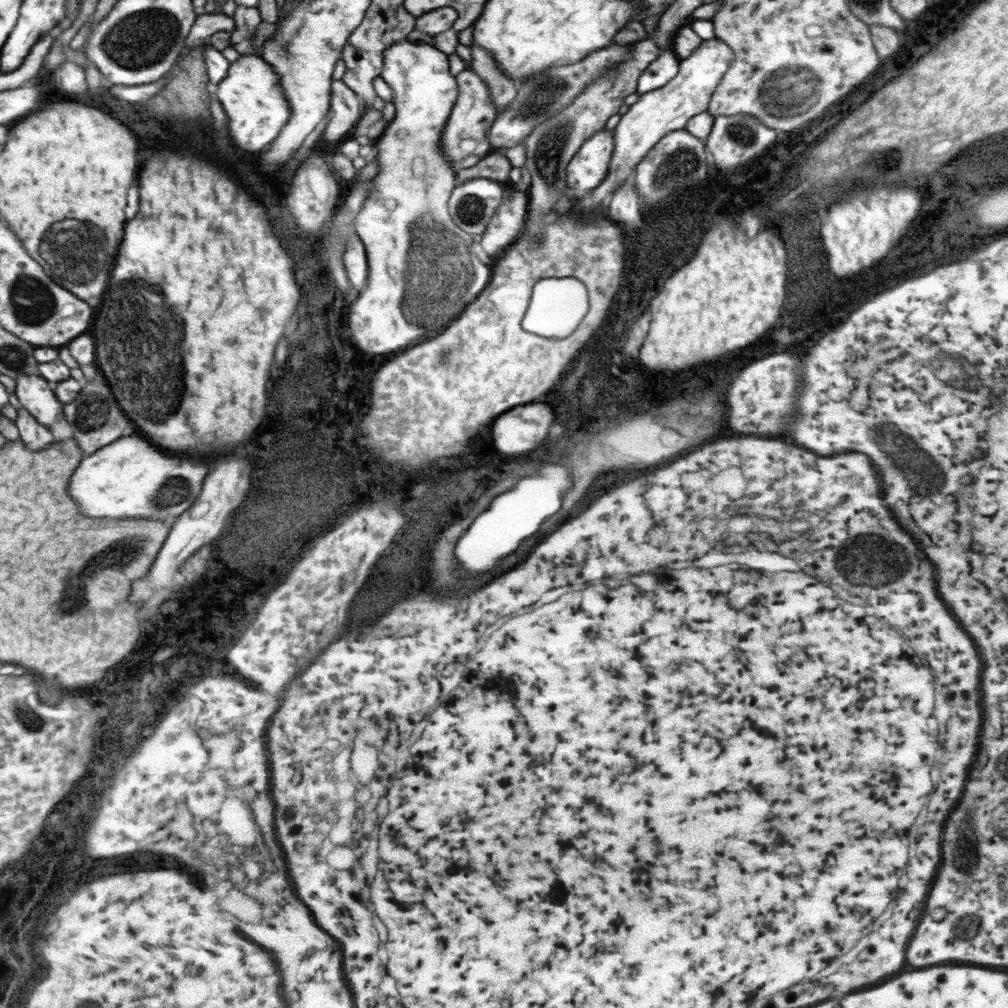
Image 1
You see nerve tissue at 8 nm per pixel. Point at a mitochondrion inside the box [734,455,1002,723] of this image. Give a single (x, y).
(854, 565)

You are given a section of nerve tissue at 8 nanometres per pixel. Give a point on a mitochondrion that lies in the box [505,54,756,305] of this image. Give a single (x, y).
(552, 141)

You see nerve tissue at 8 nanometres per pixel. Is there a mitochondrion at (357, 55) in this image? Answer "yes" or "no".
no

